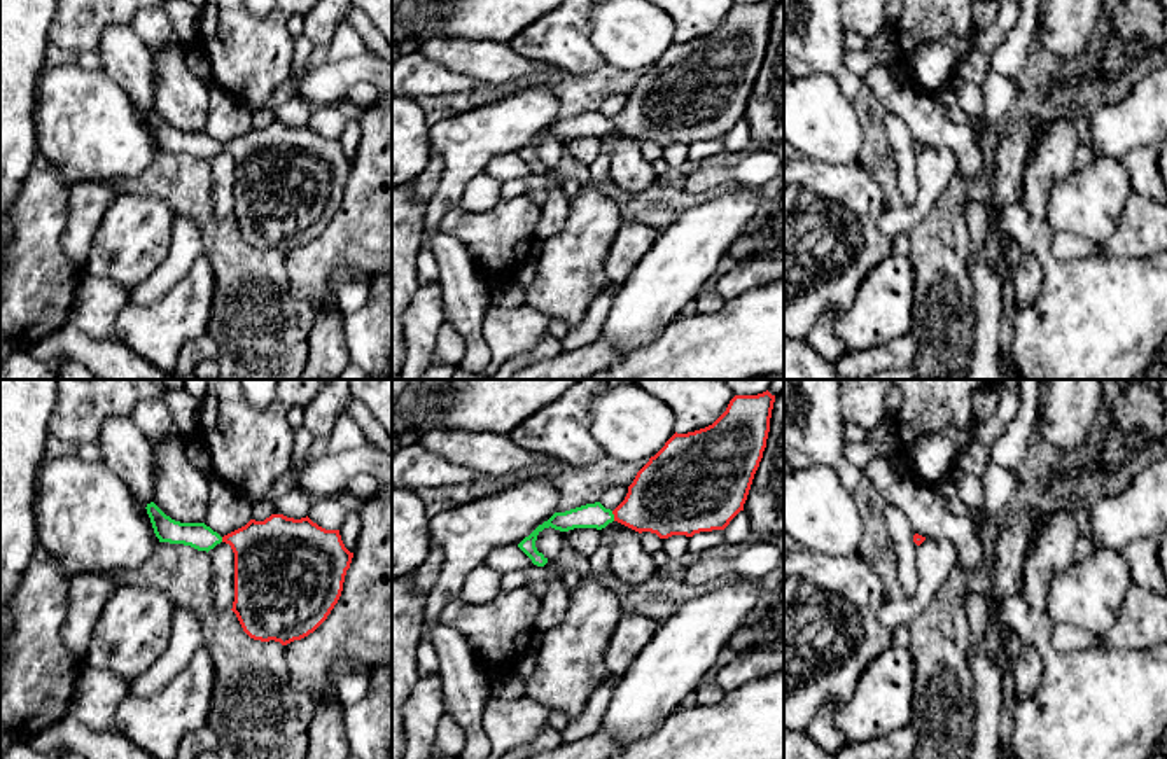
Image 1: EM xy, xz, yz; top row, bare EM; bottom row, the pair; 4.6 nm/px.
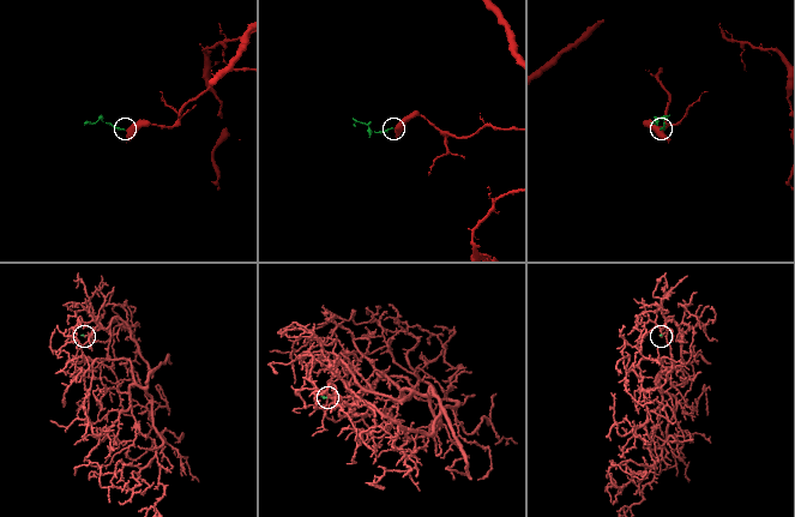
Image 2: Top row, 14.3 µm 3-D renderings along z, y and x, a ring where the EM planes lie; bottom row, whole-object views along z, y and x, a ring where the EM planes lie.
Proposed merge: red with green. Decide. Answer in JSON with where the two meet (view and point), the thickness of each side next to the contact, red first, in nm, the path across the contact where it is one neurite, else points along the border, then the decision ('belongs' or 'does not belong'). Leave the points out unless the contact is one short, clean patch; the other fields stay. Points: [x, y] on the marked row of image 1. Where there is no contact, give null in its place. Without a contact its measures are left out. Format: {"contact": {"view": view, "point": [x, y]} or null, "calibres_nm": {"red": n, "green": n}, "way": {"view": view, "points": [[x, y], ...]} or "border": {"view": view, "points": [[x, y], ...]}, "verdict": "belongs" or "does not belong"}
{"contact": {"view": "xz", "point": [614, 516]}, "calibres_nm": {"red": 340, "green": 110}, "way": {"view": "xz", "points": [[665, 497], [641, 511], [614, 516], [595, 515]]}, "verdict": "belongs"}

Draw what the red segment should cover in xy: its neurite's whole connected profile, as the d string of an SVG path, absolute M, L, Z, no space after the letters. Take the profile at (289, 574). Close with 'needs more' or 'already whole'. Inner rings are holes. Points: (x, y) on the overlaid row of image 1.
M154 502L147 504L147 514L159 542L184 544L198 551L210 551L226 542L234 553L234 602L243 631L261 642L287 645L313 633L338 603L350 553L339 530L325 530L308 516L301 519L271 514L264 521L250 519L245 526L220 537L205 523L180 523L166 516Z; needs more

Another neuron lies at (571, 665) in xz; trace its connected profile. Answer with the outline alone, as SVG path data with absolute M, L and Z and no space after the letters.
M586 577L570 591L563 621L542 635L525 696L574 721L609 673L604 654L623 614L618 595Z

